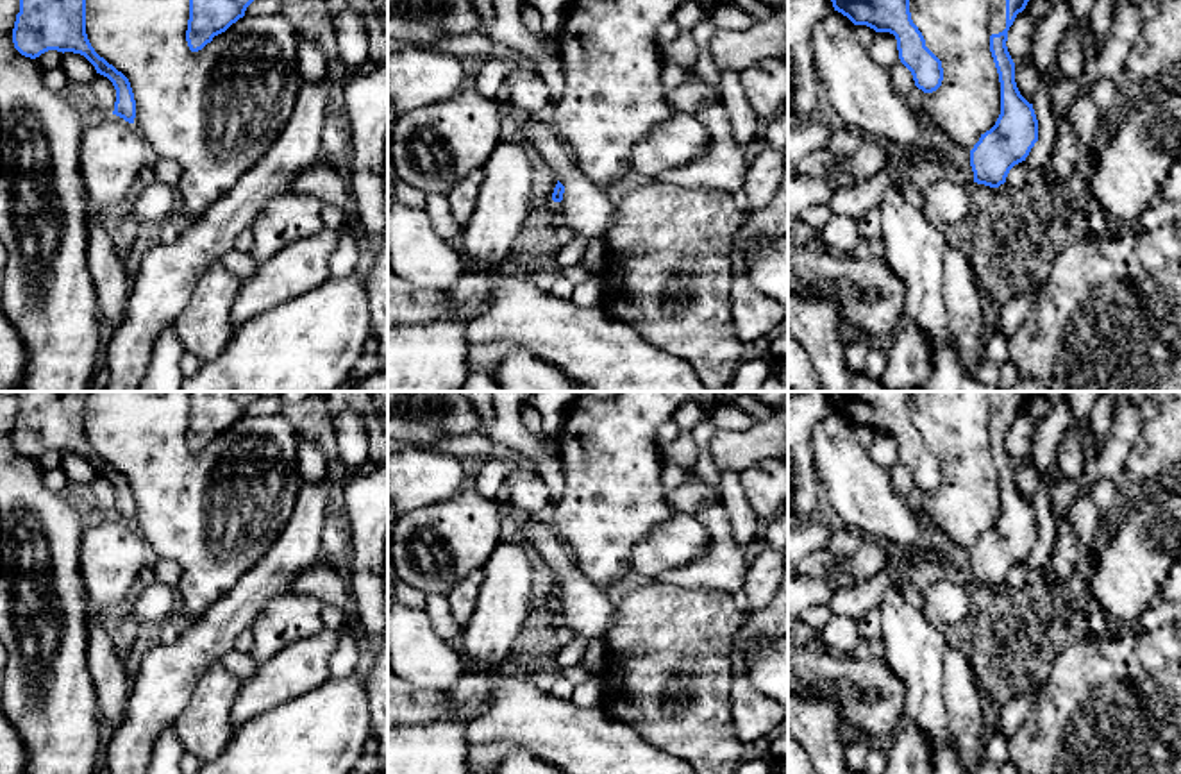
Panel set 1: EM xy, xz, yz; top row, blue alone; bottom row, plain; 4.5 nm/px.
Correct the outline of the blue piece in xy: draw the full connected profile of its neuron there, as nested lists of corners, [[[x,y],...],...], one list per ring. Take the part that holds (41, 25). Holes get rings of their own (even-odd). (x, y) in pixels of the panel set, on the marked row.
[[[20,0],[14,48],[30,59],[48,50],[84,55],[116,89],[113,114],[134,123],[136,100],[129,79],[100,57],[86,34],[86,0]]]

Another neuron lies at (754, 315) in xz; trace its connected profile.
[[[788,143],[781,152],[784,175],[772,204],[761,211],[749,211],[731,245],[733,322],[743,343],[774,336],[788,324],[788,309],[749,282],[745,256],[745,241],[750,238],[788,236]]]

